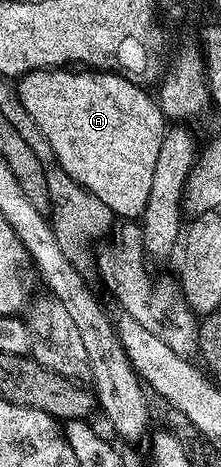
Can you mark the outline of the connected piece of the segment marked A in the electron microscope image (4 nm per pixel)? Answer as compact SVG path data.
M43 70L41 72L29 72L17 81L18 97L20 102L24 102L24 110L28 110L28 114L32 118L32 122L36 122L36 126L40 130L40 134L46 136L46 140L52 146L54 158L57 167L67 172L73 180L80 186L84 186L96 198L100 198L100 202L104 202L104 206L108 206L108 210L113 212L115 217L122 220L137 221L141 217L144 206L148 206L148 194L152 191L152 177L156 175L156 158L160 158L160 146L164 142L168 131L168 121L162 114L159 101L149 96L142 88L134 85L133 79L125 76L117 75L113 72L102 72L93 70Z

